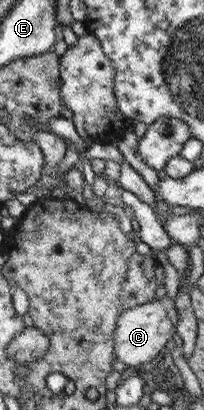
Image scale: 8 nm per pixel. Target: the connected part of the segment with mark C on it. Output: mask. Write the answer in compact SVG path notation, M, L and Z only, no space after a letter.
M163 296L119 313L112 333L112 347L115 360L125 364L127 367L151 362L176 332L175 326L179 314L175 311L173 304L173 300Z

